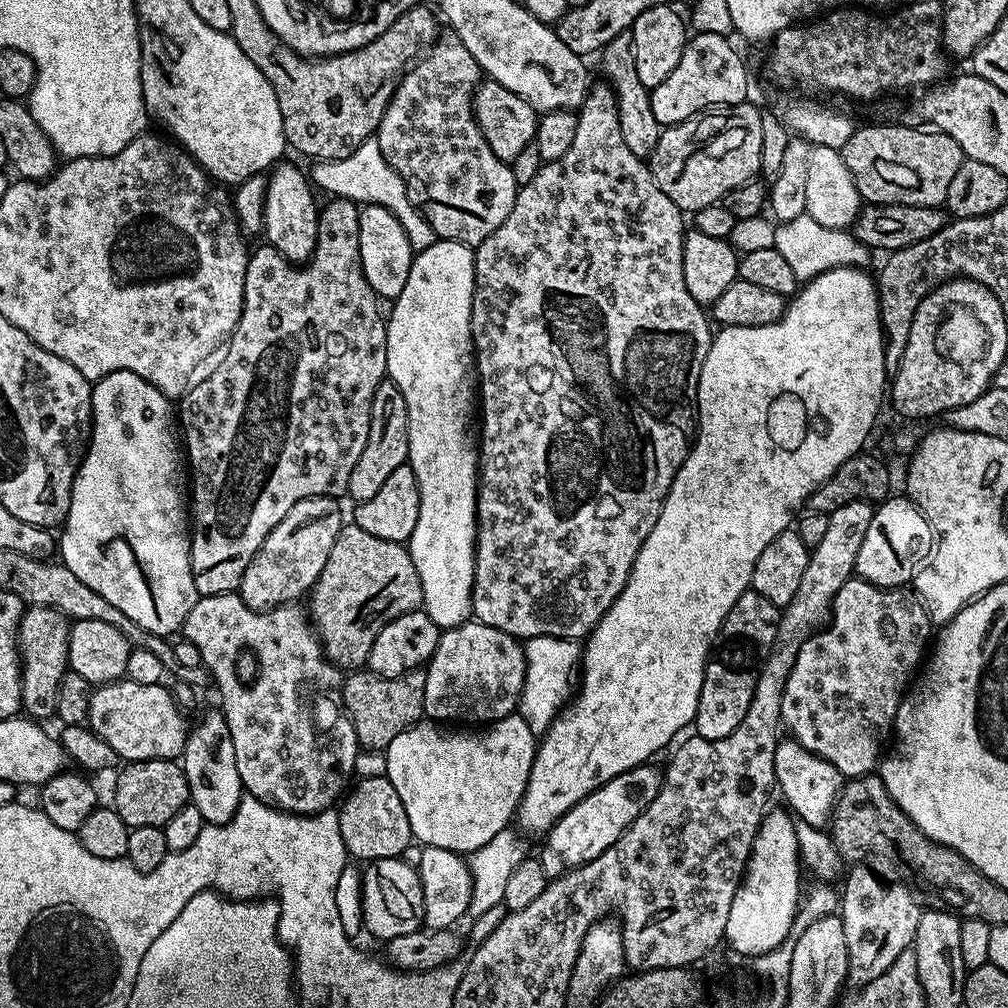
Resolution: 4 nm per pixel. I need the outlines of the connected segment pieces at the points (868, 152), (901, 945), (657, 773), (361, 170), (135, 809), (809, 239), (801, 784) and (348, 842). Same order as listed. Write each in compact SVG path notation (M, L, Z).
M903 122L857 127L846 142L842 155L854 178L854 184L858 186L861 201L868 204L909 204L931 208L939 208L944 204L950 190L950 181L954 179L954 174L958 174L958 166L962 166L966 159L964 151L958 146L958 142L954 142L954 138L923 127L909 128Z
M856 862L849 867L852 869L844 880L844 892L842 888L838 900L838 915L844 924L848 955L847 983L855 986L869 984L878 978L878 974L886 974L886 970L894 966L898 954L913 947L922 911L921 901L903 879L887 880L870 865L868 862Z
M651 763L641 764L638 768L631 768L626 774L618 774L610 782L606 782L598 790L594 790L586 798L582 798L562 819L546 834L548 848L538 853L538 859L542 870L549 878L563 876L572 868L582 866L602 850L614 846L622 833L632 825L654 802L662 783L661 769L652 768Z
M375 138L364 140L362 146L358 146L358 150L354 150L354 154L350 154L346 158L316 162L311 167L311 183L321 193L323 193L322 191L332 192L328 194L342 200L355 200L360 206L377 204L390 210L390 214L394 214L394 218L398 218L398 222L402 222L402 230L406 230L406 238L410 242L413 253L426 250L430 245L436 243L438 239L436 231L410 202L402 178L393 170L390 162L386 162L386 158L382 158L382 150L378 150L378 142Z
M134 760L123 767L115 773L116 789L112 792L110 804L129 829L138 826L163 828L170 818L174 818L174 814L178 814L178 810L182 810L184 804L189 803L184 769L176 760Z
M807 214L777 223L775 226L777 228L770 240L771 247L776 248L778 254L786 258L800 282L813 280L814 277L826 274L835 268L867 269L869 267L870 249L851 231L822 226Z
M784 738L776 746L774 774L776 775L775 787L784 795L793 817L802 818L803 821L821 829L831 821L832 807L840 797L840 789L846 783L845 777L841 776L834 765L803 748L797 740Z
M387 775L361 777L356 783L338 808L339 829L349 857L363 862L401 857L414 837L398 790Z

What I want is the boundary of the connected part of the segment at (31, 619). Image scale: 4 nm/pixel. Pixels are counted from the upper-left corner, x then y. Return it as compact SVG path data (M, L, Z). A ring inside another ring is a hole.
M37 604L25 607L24 616L20 619L18 633L18 647L20 649L20 703L23 711L31 719L44 722L44 719L55 717L56 699L58 698L58 686L68 671L68 630L70 627L69 617L63 616L53 608L43 608Z

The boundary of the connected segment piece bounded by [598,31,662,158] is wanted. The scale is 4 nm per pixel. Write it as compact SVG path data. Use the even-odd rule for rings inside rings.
M631 31L623 32L613 38L599 53L598 59L604 67L605 77L603 76L603 79L607 81L612 93L616 96L618 126L622 130L622 138L626 141L626 147L638 157L651 157L654 146L658 146L662 125L658 122L658 118L654 118L651 91L646 86L642 86L638 78L638 70L634 66Z

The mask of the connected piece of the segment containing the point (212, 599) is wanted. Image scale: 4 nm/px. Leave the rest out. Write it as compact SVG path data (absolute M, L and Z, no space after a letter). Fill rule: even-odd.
M236 592L201 596L196 605L186 614L182 629L183 639L194 642L198 646L198 654L203 667L207 668L211 679L216 680L216 688L220 691L220 700L224 720L234 742L234 762L238 762L238 778L241 789L247 795L258 798L262 803L269 804L272 808L279 808L281 812L293 812L295 816L313 816L316 812L331 809L345 795L350 781L356 770L356 758L362 749L356 741L356 731L348 713L344 711L344 694L342 691L342 672L324 654L319 639L313 629L309 613L300 609L299 603L280 604L276 608L269 608L267 612L256 612Z

